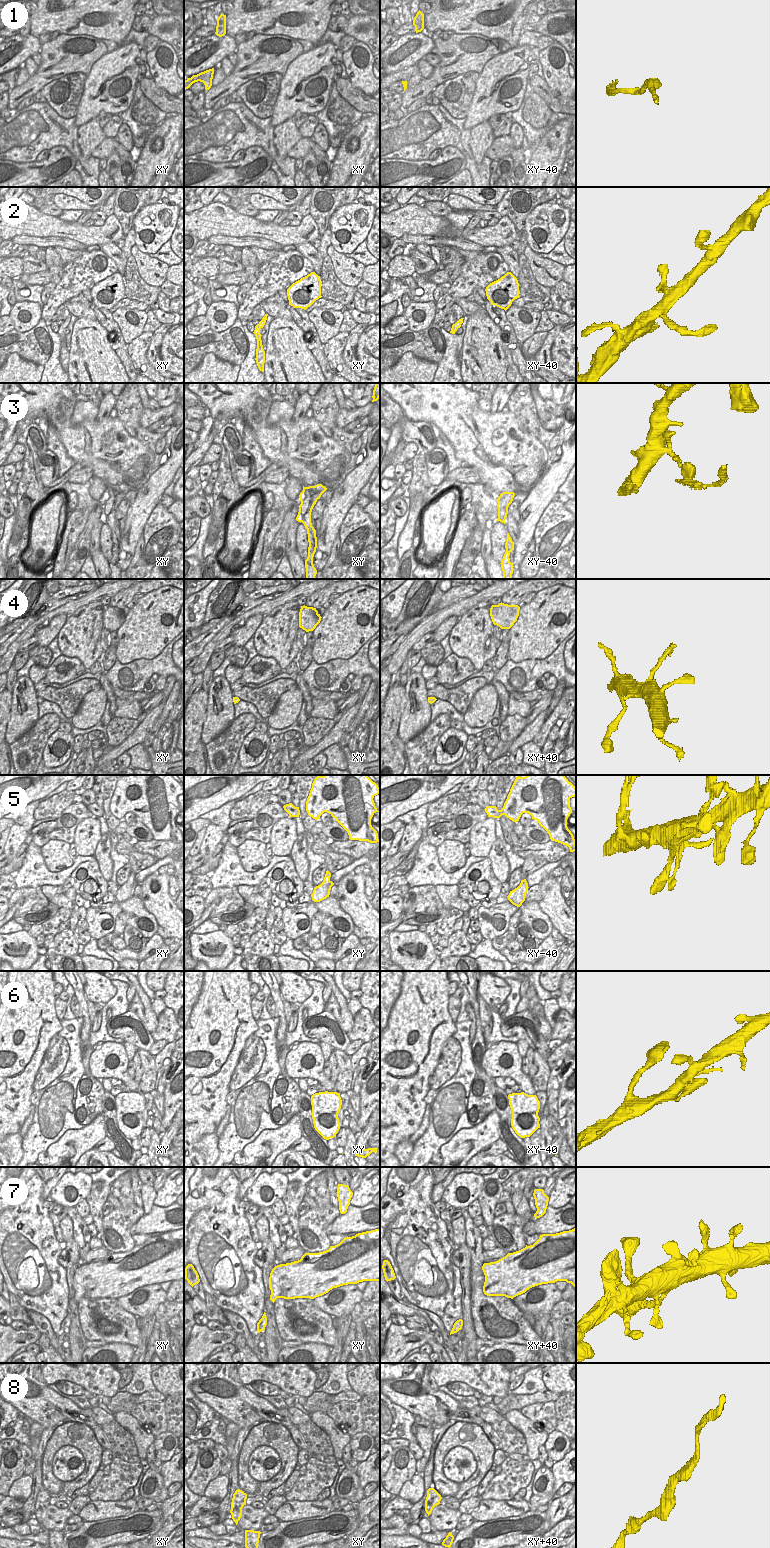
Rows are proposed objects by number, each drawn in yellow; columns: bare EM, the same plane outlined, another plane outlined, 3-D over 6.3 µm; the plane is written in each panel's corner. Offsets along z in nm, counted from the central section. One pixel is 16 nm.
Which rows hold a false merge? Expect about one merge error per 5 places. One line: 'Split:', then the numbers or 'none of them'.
Split: 3

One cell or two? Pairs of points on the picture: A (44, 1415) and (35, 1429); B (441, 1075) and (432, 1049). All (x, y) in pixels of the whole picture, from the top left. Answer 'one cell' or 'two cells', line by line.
A: two cells
B: two cells

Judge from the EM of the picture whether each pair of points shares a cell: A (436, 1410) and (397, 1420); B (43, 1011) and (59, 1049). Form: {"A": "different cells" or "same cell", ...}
{"A": "different cells", "B": "different cells"}

